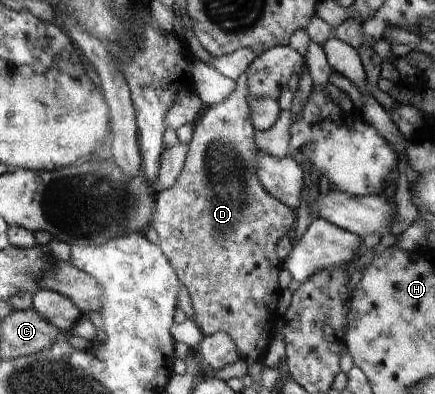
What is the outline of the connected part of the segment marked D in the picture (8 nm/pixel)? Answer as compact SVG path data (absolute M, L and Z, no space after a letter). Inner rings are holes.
M243 72L229 98L201 112L193 125L192 139L176 183L167 190L158 190L155 196L151 225L157 231L158 245L189 291L195 310L194 321L201 332L206 336L223 331L236 342L240 360L263 360L275 337L276 310L281 294L278 276L283 264L276 252L276 244L295 222L296 212L269 194L258 179L256 130L252 125L247 94L248 76Z

